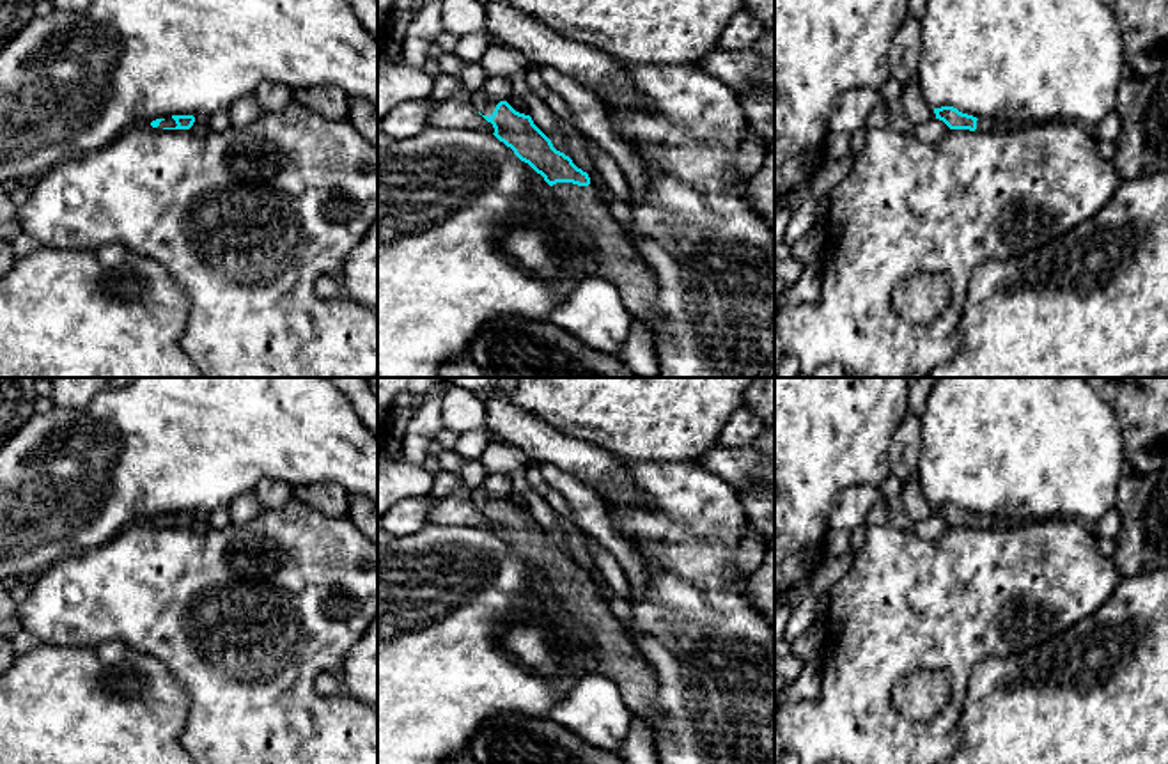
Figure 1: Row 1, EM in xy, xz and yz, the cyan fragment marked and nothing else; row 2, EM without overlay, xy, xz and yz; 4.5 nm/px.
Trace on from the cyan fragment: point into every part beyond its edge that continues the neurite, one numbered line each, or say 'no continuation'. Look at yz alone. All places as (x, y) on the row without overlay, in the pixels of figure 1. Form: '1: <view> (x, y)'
1: yz (984, 522)

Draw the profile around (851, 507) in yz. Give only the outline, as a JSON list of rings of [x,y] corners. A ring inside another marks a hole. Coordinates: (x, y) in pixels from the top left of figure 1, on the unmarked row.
[[[863,484],[842,489],[829,514],[829,528],[853,532],[865,523],[870,509],[879,502],[883,502],[883,496],[876,486]]]

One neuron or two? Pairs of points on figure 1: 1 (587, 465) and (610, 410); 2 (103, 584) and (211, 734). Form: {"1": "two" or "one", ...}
{"1": "two", "2": "one"}

